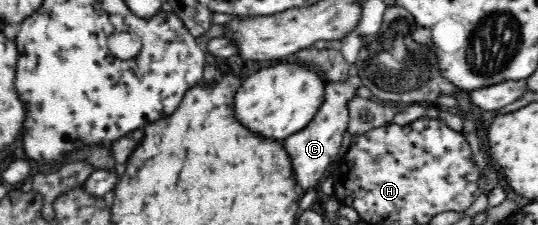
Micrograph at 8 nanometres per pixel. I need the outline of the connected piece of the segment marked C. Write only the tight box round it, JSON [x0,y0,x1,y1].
[282,75,362,192]

